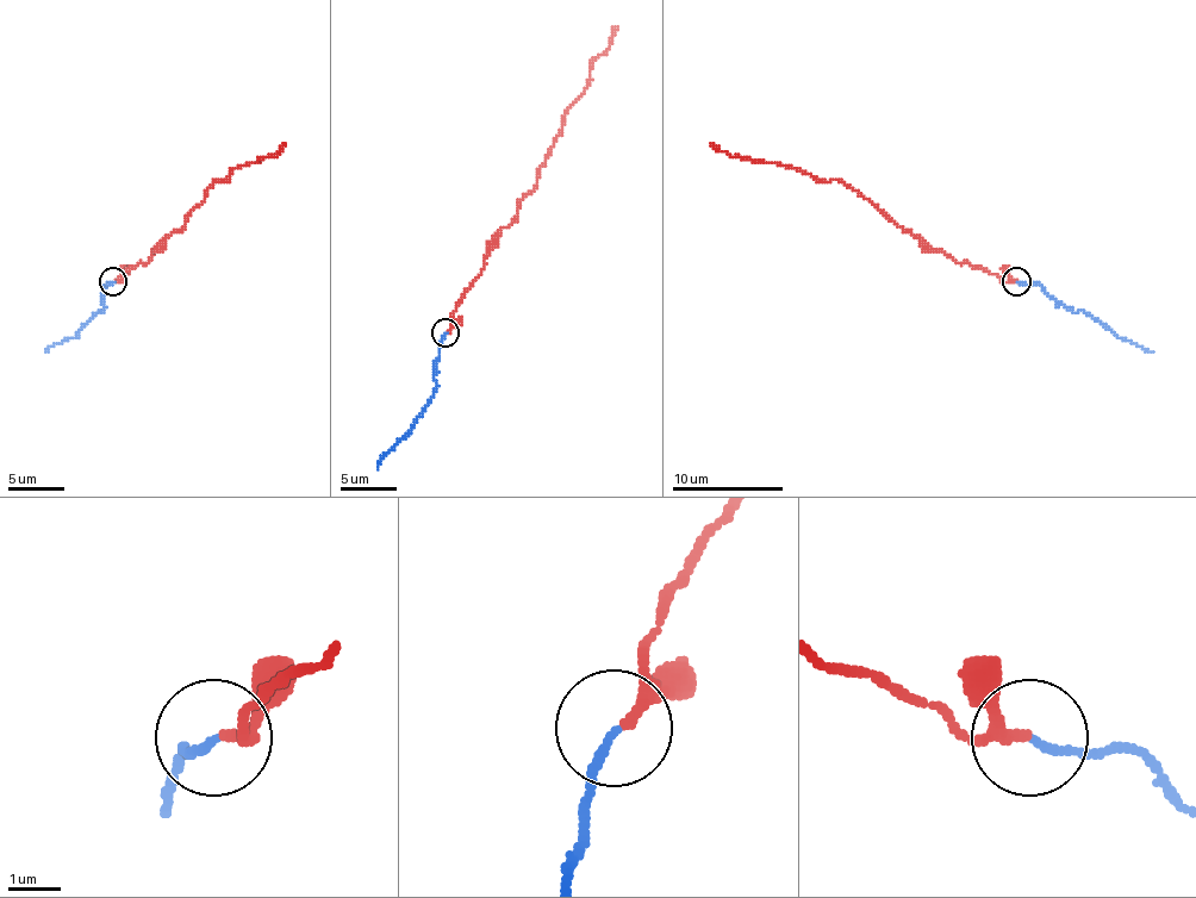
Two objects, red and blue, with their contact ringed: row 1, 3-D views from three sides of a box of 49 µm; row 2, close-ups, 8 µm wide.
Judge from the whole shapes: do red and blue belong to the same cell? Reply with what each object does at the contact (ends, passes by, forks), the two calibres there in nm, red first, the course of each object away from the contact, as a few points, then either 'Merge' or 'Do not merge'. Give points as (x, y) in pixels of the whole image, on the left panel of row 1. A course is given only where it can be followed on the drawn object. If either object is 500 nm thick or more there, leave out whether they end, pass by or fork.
At the ring red passes by. At the ring blue ends. Thickness 170 nm (red) against 150 nm. Course of red: (114, 282), (129, 268), (149, 260), (182, 226), (218, 179), (220, 182), (235, 168), (274, 156), (285, 143). Course of blue: (112, 282), (106, 285), (101, 301), (104, 310), (95, 312), (73, 338), (45, 351). Do not merge

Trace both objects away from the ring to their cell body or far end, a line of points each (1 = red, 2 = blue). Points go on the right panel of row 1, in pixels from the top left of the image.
1: (1016, 282), (1003, 282), (928, 249), (872, 201), (835, 179), (822, 182), (774, 162), (733, 156), (710, 143)
2: (1016, 282), (1039, 285), (1072, 310), (1089, 312), (1120, 338), (1153, 351)

